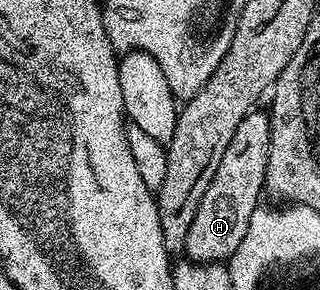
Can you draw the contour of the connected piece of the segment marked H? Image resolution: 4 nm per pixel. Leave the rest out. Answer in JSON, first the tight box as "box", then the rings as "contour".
{"box":[184,111,272,264],"contour":[[[250,111],[242,122],[238,122],[238,130],[234,130],[234,138],[230,138],[230,146],[226,146],[226,154],[222,154],[222,162],[218,162],[218,170],[214,170],[214,178],[210,186],[206,186],[206,194],[202,194],[202,202],[198,202],[198,214],[194,214],[194,222],[190,222],[184,243],[187,259],[195,260],[198,264],[218,264],[231,260],[242,238],[246,238],[246,226],[250,226],[250,218],[261,203],[260,191],[265,191],[268,179],[272,127],[268,121],[269,113],[260,111]]]}

